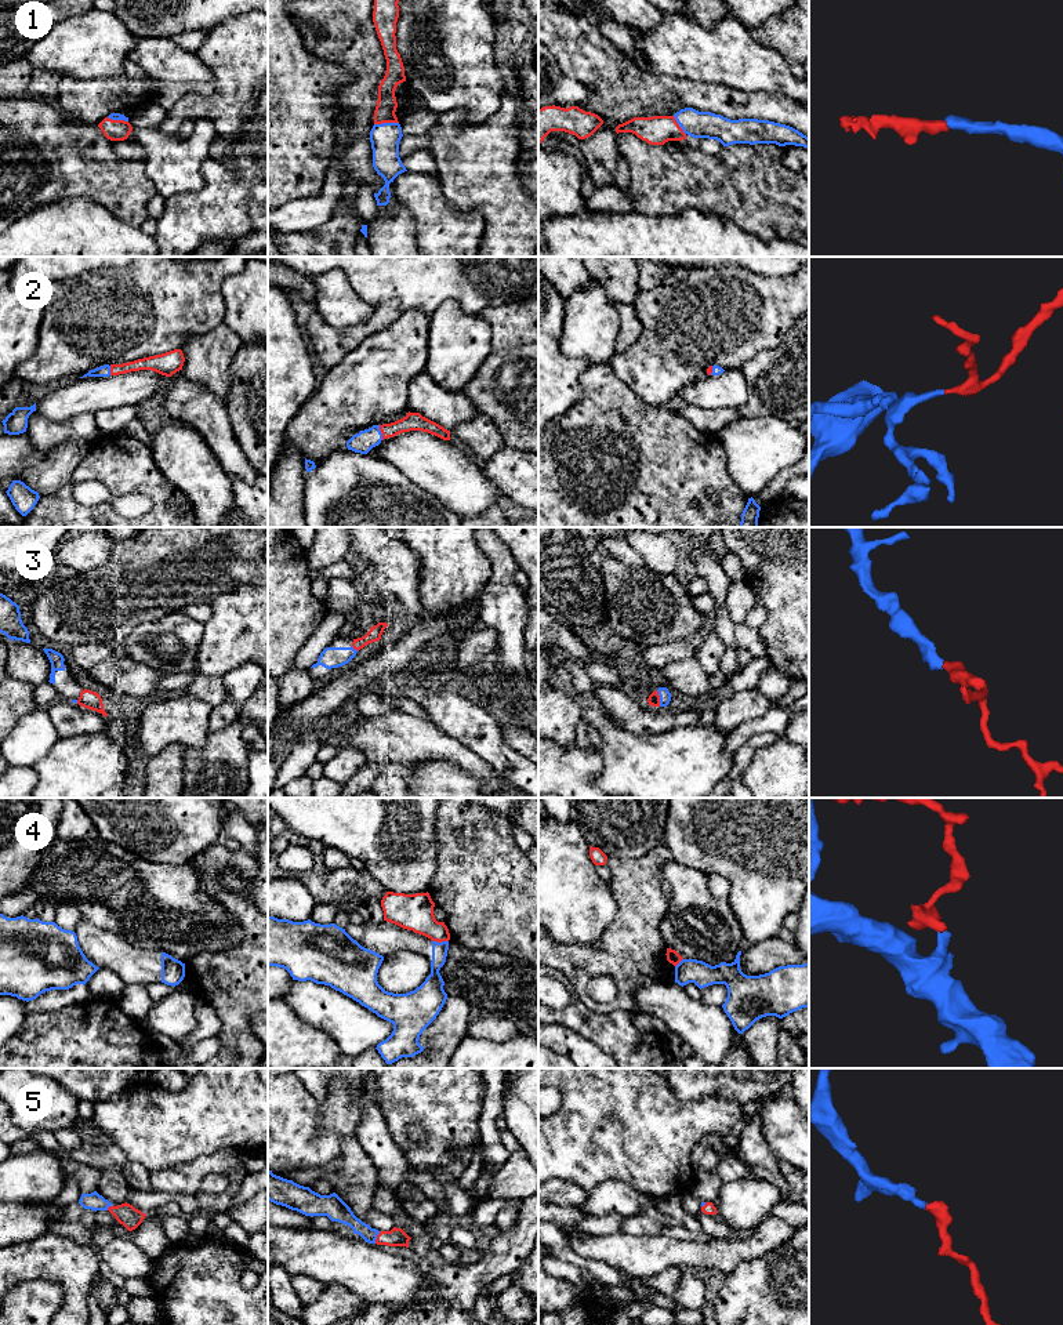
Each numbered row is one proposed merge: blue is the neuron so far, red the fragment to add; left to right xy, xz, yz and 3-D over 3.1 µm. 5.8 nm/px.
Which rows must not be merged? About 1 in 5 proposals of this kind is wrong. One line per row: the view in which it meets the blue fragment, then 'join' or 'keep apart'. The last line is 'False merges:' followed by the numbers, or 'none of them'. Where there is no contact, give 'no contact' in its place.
1: xz | join
2: xz | join
3: yz | join
4: xz | keep apart
5: xz | join
False merges: 4

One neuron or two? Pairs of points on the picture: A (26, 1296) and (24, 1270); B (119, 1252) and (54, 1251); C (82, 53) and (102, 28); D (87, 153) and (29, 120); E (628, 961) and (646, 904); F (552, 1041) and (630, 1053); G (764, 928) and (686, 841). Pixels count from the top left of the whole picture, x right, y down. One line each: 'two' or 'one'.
A: two
B: two
C: one
D: one
E: one
F: two
G: one

